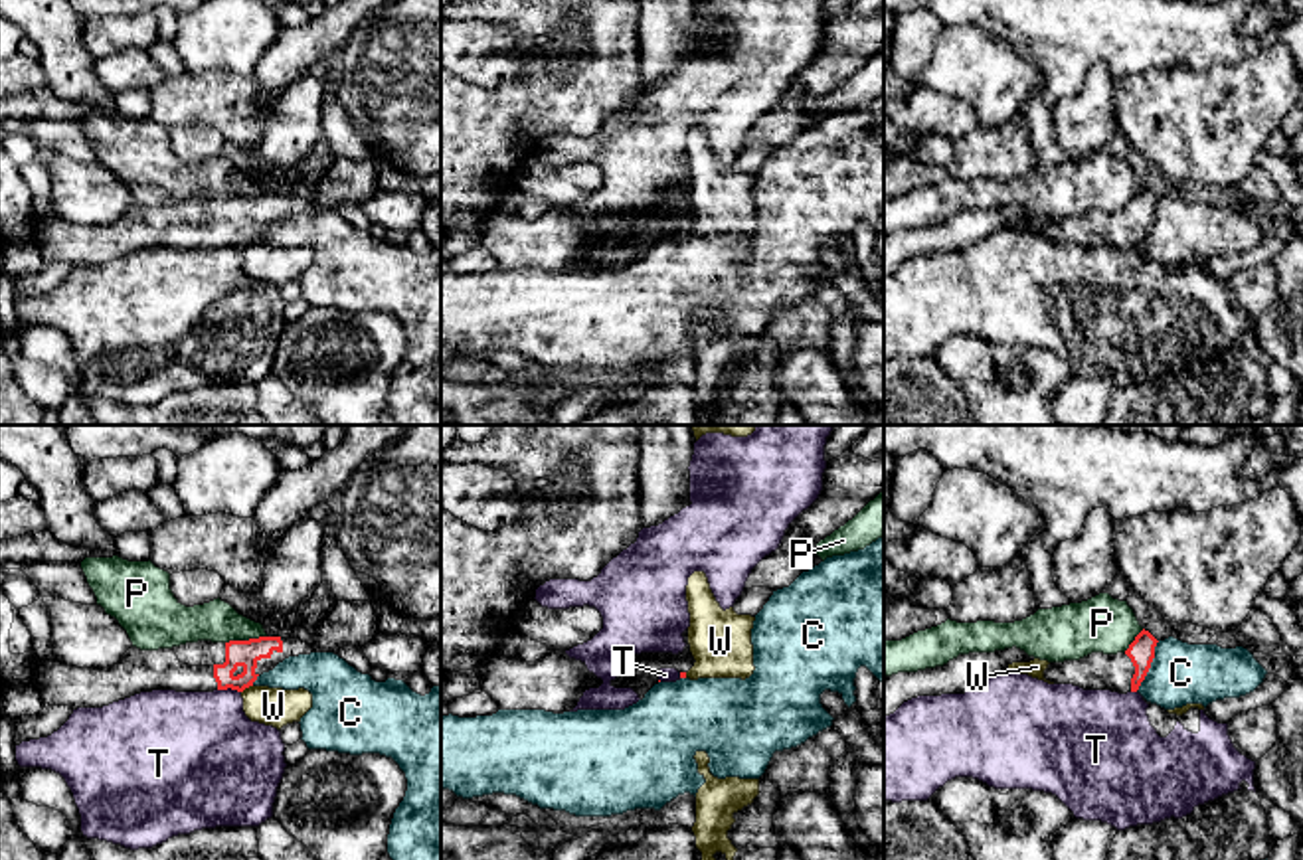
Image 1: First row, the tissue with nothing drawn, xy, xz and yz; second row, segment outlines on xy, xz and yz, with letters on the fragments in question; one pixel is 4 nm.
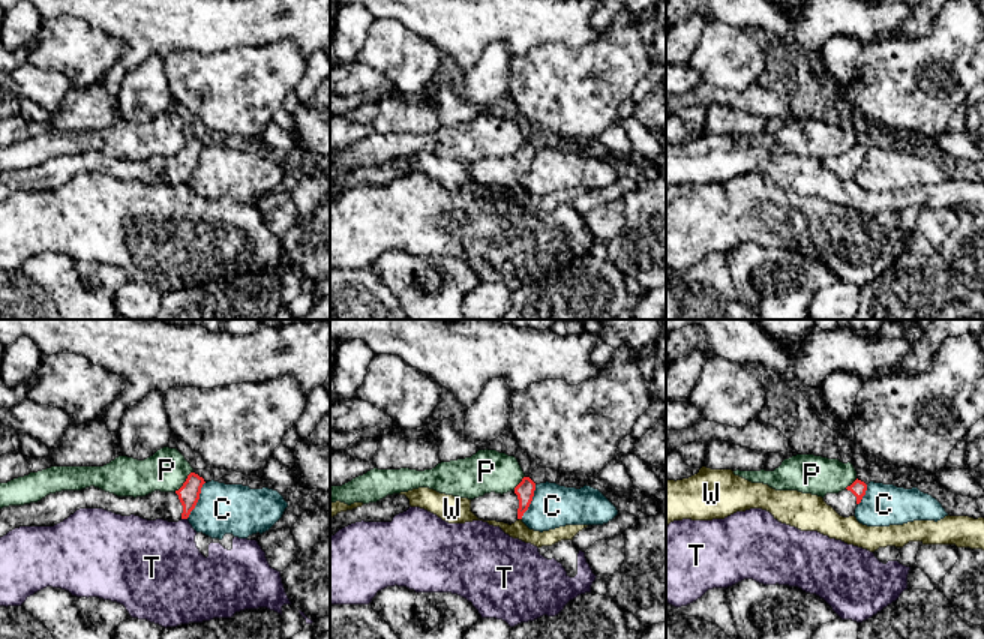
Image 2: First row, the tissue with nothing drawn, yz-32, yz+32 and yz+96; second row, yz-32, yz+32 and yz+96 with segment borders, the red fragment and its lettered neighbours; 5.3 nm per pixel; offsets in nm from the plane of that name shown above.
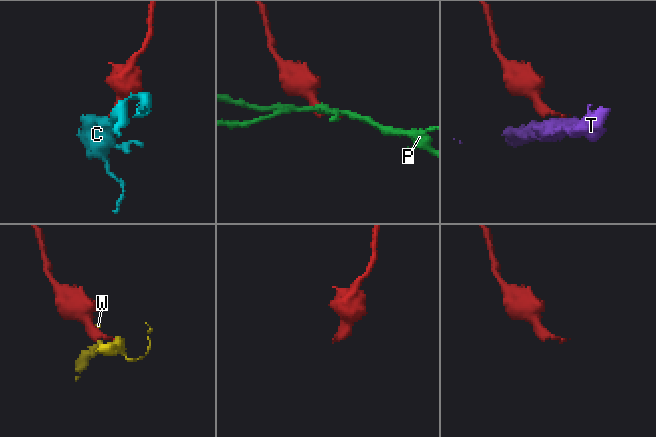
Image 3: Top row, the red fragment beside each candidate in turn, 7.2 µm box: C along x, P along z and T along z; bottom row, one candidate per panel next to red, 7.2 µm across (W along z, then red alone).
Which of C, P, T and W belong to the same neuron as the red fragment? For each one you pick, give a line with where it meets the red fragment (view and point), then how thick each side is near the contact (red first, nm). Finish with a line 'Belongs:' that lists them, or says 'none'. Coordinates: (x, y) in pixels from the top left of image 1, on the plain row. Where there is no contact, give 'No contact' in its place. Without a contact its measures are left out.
Belongs: none

